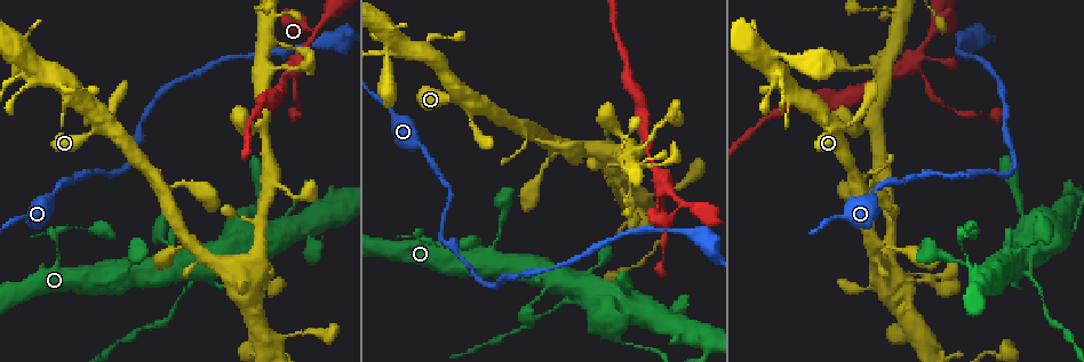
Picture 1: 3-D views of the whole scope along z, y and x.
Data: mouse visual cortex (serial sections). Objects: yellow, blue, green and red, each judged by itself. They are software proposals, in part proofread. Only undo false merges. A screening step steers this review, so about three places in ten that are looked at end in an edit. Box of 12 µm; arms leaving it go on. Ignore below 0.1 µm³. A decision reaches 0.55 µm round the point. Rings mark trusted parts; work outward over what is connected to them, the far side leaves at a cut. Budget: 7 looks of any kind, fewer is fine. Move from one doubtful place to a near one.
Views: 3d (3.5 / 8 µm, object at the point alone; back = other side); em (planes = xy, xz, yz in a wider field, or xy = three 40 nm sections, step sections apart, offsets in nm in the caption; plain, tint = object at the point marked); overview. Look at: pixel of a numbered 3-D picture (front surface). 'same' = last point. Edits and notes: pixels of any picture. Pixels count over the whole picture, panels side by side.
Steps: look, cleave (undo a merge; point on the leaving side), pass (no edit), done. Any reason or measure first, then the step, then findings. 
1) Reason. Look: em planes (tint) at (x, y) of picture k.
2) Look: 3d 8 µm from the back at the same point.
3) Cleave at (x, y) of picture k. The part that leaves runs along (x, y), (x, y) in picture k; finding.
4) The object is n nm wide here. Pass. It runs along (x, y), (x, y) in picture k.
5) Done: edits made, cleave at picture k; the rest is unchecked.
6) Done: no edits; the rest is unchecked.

Sudden change in width. Look: 3d 3.5 µm at (423, 235) of picture 1.

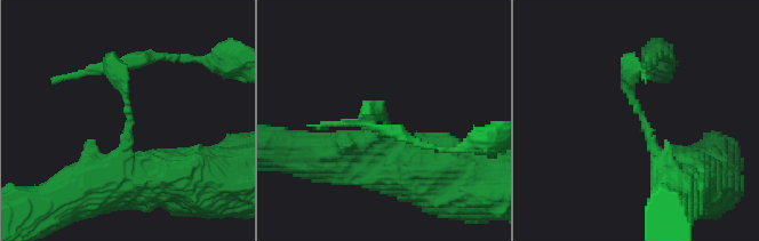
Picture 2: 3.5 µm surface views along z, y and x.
The arms are 200, 350 nm wide. Look: em xy step 3 (tint) at (130, 118) of picture 2.

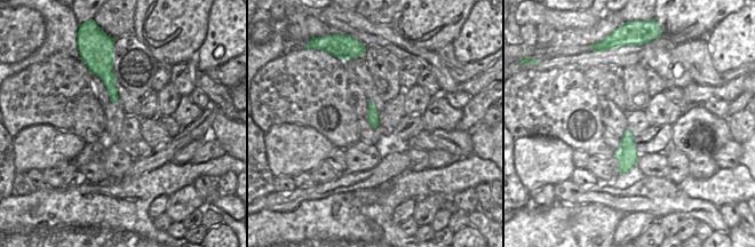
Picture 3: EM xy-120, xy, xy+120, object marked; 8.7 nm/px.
Cleave at (158, 56) of picture 2. The part that leaves runs along (631, 75), (652, 58), (669, 58) in picture 2; a second cell is stuck on.

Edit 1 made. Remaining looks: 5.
Sudden change in width. Look: 3d 8 µm at (570, 300) of picture 1.

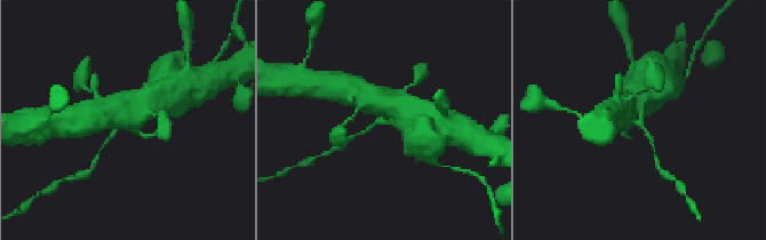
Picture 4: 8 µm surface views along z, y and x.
The arms are 150, 600 nm wide; shape alone is not enough. Look: em xy step 5 (tint) at (638, 121) of picture 4.

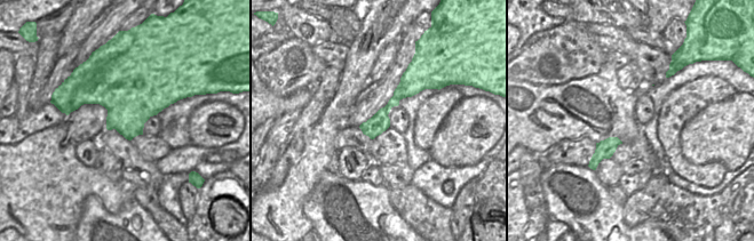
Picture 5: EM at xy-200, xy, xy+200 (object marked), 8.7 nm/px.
The object is 170 nm wide here. Cleave at (432, 159) of picture 4. Two cells meet here.

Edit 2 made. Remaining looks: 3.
Look: overview.

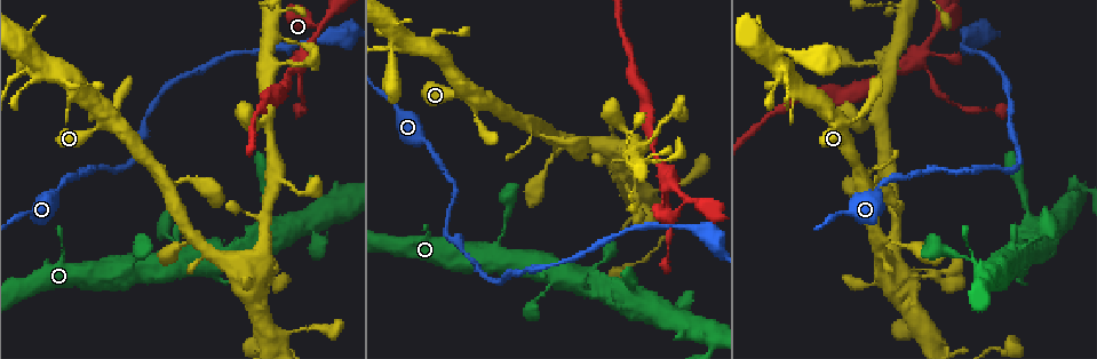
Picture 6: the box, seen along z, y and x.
Abrupt turn. Look: 3d 3.5 µm from the back at (644, 194) of picture 6.

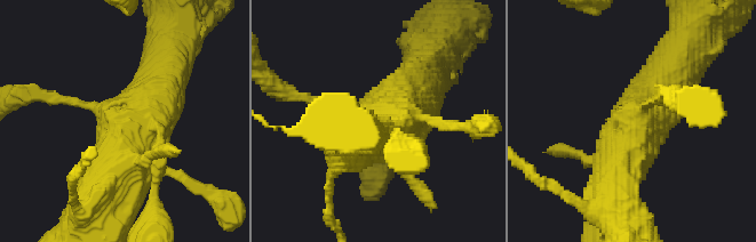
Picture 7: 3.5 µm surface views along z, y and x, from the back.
Look: em planes (tint) at (638, 115) of picture 7.

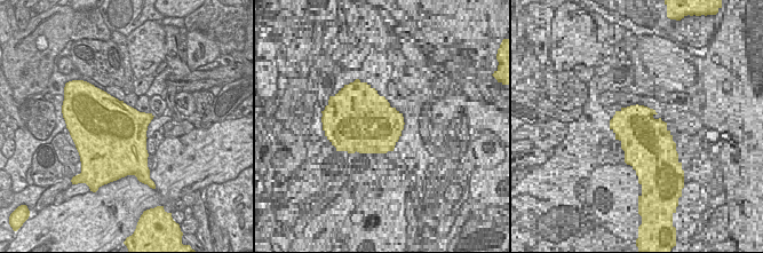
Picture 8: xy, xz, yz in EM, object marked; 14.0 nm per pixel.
Pass. One cell here.

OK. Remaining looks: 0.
Done: edits made, cleave at picture 2, cleave at picture 4; the rest is unchecked.

